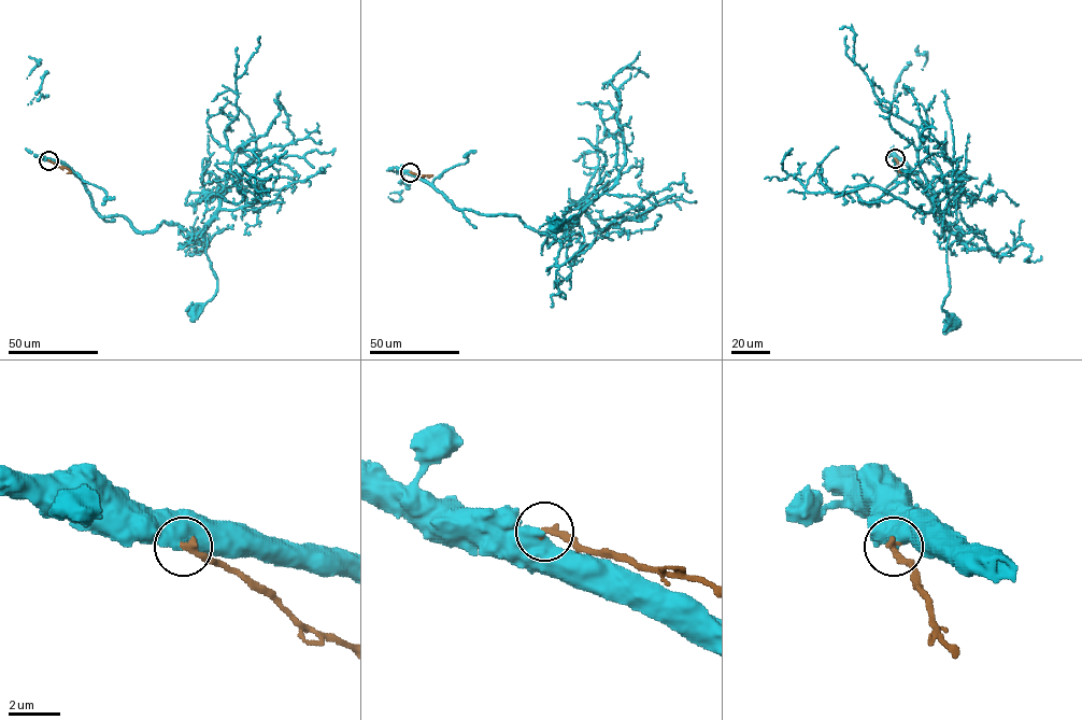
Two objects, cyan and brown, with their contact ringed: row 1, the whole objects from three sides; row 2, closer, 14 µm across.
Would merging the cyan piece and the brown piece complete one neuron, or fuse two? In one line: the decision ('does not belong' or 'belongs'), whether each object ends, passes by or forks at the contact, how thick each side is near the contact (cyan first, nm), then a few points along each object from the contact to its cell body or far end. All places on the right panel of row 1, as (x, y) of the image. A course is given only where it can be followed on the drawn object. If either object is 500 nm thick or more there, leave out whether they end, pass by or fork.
does not belong | 600/280 nm | cyan via (895, 158), (924, 187), (941, 237), (961, 228), (947, 245), (942, 309), (952, 319) | brown via (895, 158), (901, 172)

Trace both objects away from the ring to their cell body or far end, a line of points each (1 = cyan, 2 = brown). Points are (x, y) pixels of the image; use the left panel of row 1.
1: (48, 160), (81, 180), (101, 216), (124, 216), (141, 231), (162, 222), (204, 228), (217, 288), (196, 308)
2: (48, 160), (71, 172), (66, 173)

